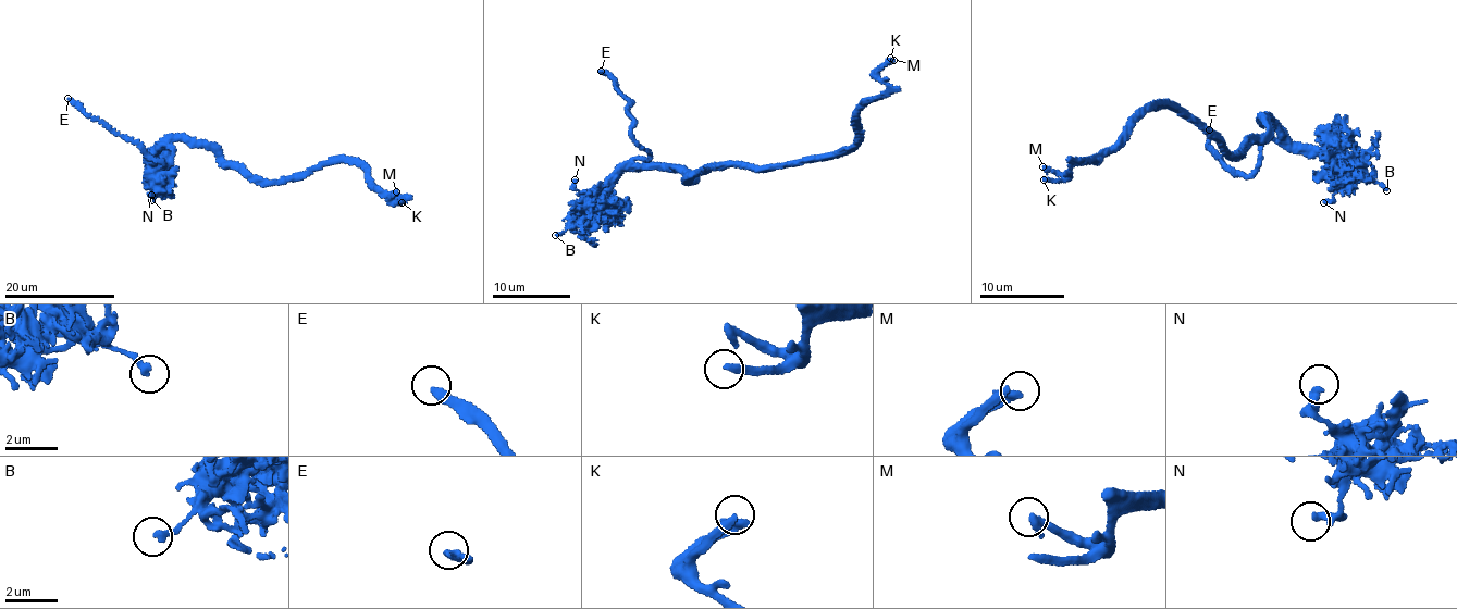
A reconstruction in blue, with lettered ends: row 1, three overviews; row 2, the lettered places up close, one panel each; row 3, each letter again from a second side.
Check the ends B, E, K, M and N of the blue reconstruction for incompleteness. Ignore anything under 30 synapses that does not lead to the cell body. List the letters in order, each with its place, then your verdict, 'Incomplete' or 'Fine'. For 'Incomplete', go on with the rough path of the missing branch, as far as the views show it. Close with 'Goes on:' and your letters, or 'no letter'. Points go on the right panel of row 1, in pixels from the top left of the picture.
B: Place: (1386, 190). Fine
E: Place: (1209, 129). Incomplete
K: Place: (1044, 179). Fine
M: Place: (1042, 166). Fine
N: Place: (1323, 202). Fine
Goes on: E

